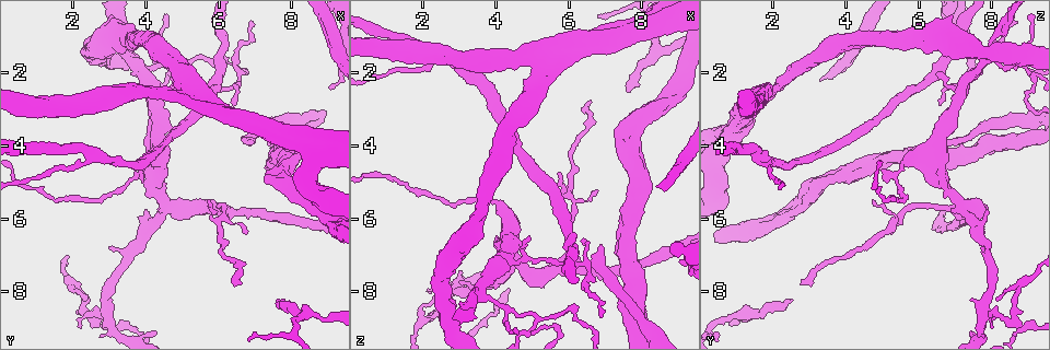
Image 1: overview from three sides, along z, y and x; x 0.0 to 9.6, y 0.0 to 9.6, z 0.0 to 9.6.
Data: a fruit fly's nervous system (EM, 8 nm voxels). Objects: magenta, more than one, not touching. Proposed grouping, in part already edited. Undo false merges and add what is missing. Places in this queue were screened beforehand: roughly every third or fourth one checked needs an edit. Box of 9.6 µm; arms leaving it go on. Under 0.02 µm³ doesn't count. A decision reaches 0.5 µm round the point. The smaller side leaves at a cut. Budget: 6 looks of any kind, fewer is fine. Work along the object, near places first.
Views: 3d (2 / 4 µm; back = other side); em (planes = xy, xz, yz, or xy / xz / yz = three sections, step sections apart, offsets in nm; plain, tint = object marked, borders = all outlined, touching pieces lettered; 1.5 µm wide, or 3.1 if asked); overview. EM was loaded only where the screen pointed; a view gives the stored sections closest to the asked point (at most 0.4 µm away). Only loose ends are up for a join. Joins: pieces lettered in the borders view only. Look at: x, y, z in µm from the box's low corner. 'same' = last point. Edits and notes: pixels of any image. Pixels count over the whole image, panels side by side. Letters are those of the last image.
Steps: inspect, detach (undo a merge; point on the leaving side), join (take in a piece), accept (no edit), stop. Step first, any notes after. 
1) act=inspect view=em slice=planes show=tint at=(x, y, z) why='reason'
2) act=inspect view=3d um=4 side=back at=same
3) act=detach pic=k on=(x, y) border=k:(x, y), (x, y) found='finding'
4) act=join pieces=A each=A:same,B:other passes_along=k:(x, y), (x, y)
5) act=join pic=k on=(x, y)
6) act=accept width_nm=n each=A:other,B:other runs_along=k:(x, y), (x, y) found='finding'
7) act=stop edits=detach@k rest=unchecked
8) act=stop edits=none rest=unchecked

act=inspect view=3d um=2 at=(5.90, 3.00, 1.25) why='arms part here'

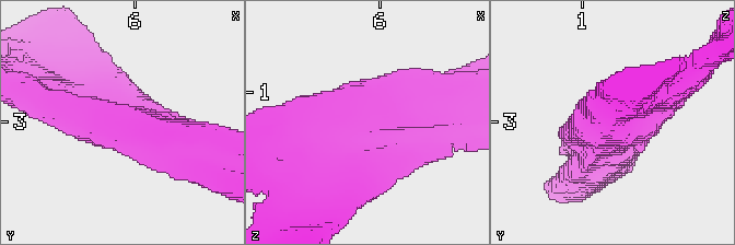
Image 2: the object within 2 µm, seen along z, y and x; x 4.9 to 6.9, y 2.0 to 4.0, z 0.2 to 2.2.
act=inspect view=em slice=xz step=4 show=borders at=(5.94, 3.04, 1.28) arms=3 arm_widths_nm=240,280,480 why='shape alone is not enough'

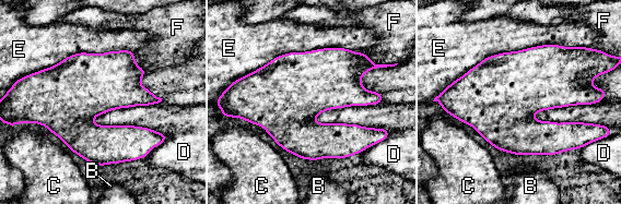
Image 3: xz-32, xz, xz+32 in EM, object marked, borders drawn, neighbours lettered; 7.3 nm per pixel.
act=inspect view=em slice=planes show=borders at=same why='another direction'

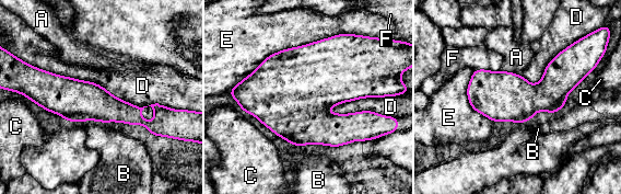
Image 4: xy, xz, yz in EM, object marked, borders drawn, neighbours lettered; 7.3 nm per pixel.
act=accept width_nm=300 each=A:other,B:other,C:other,D:other,E:other,F:other border=4:(384, 95), (343, 101), (325, 110) found='all the same neuron'

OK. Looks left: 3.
act=inspect view=em slice=xz step=4 show=tint at=(4.90, 2.05, 6.55) why='thin end'

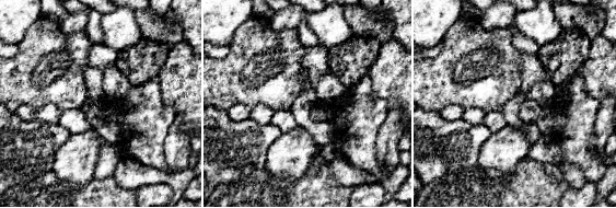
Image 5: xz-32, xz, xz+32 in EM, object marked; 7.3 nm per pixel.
act=inspect view=em slice=planes show=borders at=same why='another direction'

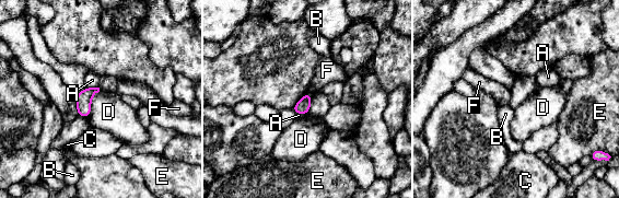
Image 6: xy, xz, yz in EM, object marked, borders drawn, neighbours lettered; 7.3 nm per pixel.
act=accept width_nm=100 each=A:other,B:other,C:other,D:other,E:other,F:other border=6:(100, 91), (91, 100), (88, 116) found='none of them fits'

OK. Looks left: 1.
act=stop edits=none rest=unchecked

